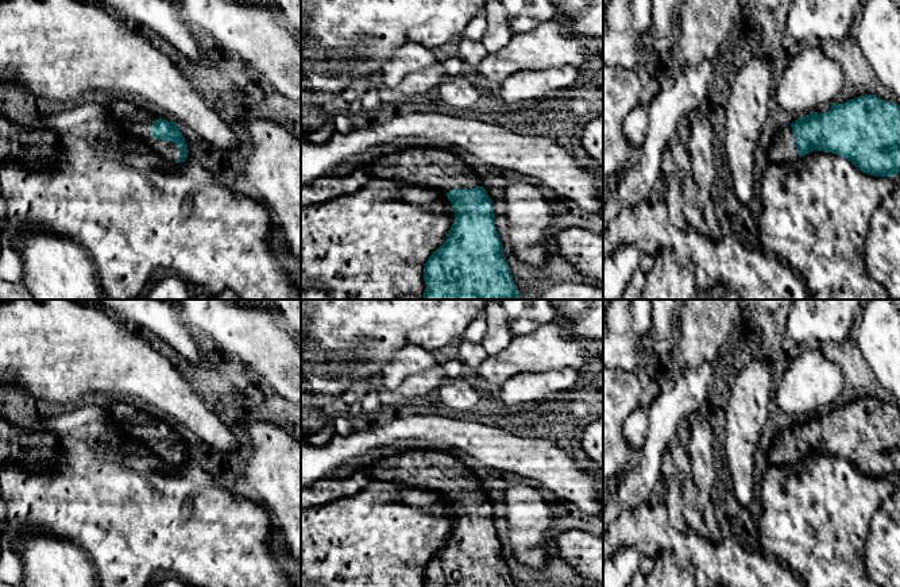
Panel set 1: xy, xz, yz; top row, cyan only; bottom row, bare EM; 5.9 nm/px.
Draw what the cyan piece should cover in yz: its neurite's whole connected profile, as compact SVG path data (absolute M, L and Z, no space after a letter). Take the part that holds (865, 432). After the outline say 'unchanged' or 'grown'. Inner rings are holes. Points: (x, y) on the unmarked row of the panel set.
M876 397L835 405L824 416L776 429L766 456L789 464L812 453L841 457L869 478L895 479L900 475L900 408Z | grown

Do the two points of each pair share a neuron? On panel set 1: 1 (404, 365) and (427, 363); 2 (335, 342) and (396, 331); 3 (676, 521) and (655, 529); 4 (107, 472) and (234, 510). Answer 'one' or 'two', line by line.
1: one
2: one
3: two
4: one

